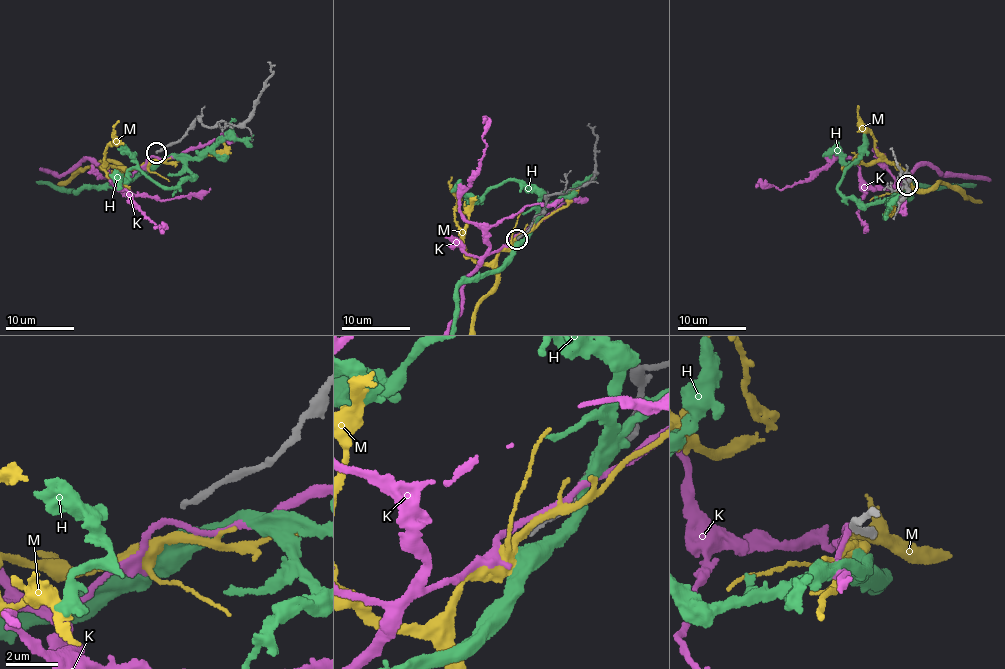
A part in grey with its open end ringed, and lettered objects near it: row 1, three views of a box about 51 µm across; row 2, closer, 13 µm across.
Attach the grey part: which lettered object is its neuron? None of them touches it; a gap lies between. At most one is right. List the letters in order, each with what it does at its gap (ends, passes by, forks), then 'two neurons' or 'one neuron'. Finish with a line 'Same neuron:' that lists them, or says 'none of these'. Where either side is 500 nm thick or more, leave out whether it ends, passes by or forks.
H: it passes by; two neurons
K: it passes by; two neurons
M: it passes by; two neurons
Same neuron: none of these

